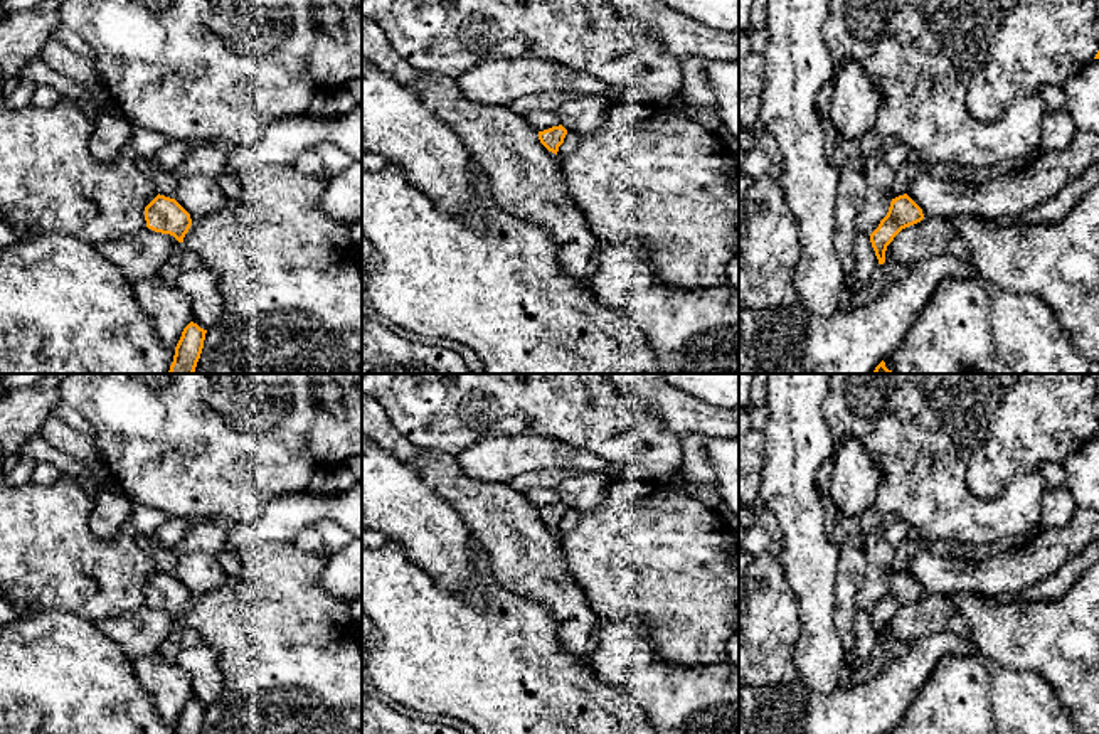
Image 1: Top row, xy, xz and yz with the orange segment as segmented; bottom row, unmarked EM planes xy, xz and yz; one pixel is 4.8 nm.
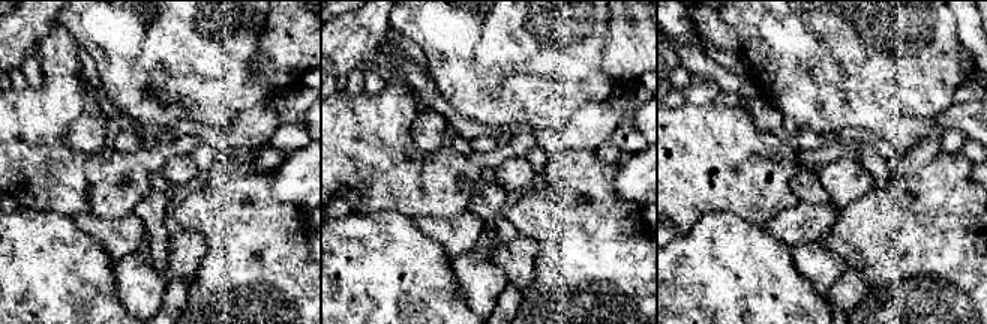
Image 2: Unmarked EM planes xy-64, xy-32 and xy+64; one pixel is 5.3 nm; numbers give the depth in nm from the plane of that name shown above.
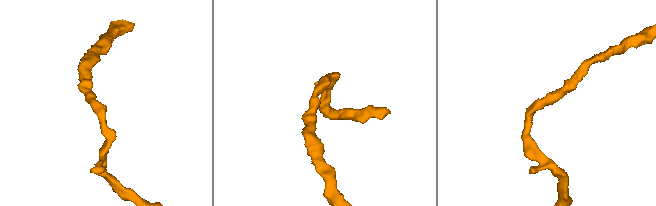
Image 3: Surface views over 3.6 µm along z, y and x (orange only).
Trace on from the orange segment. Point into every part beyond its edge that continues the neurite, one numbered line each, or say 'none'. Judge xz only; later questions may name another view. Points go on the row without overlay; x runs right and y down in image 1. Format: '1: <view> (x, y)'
none

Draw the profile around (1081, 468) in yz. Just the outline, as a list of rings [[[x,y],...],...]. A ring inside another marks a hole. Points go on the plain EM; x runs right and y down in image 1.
[[[1099,436],[1082,443],[1062,463],[1065,487],[1079,508],[1099,510]]]

